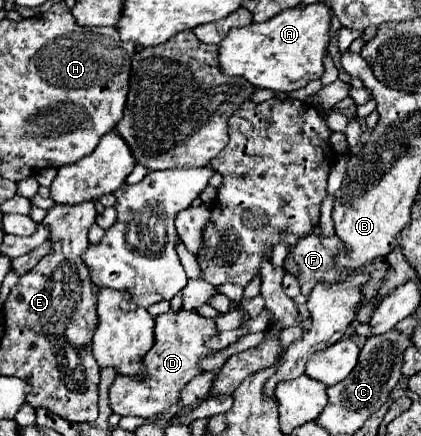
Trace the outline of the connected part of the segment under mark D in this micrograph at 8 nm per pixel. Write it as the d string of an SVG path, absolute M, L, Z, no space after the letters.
M168 310L166 314L160 314L156 318L156 344L154 348L146 354L146 378L140 382L138 378L132 376L120 376L114 380L110 386L110 406L116 414L120 416L142 416L150 418L158 412L168 410L178 402L180 390L184 384L188 384L194 376L200 374L198 362L212 354L210 348L204 346L204 340L212 338L216 334L214 320L198 316L194 310L180 310L172 312Z

